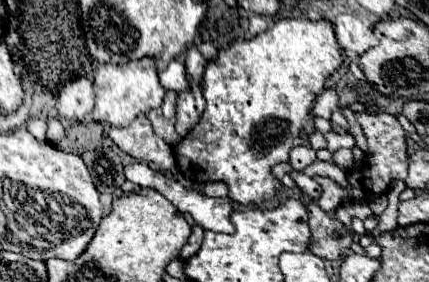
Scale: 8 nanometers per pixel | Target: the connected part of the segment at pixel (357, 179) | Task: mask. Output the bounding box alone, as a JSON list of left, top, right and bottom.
[301,93,409,211]

